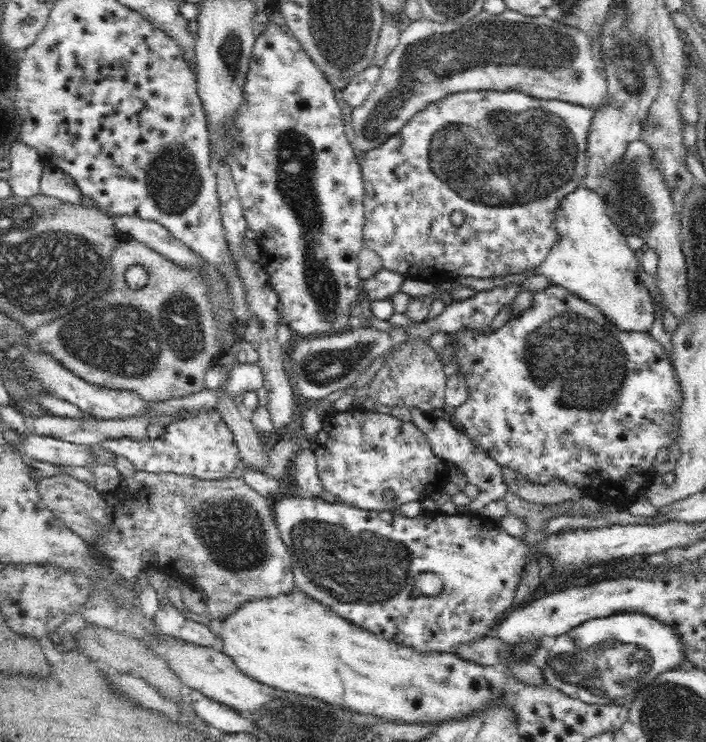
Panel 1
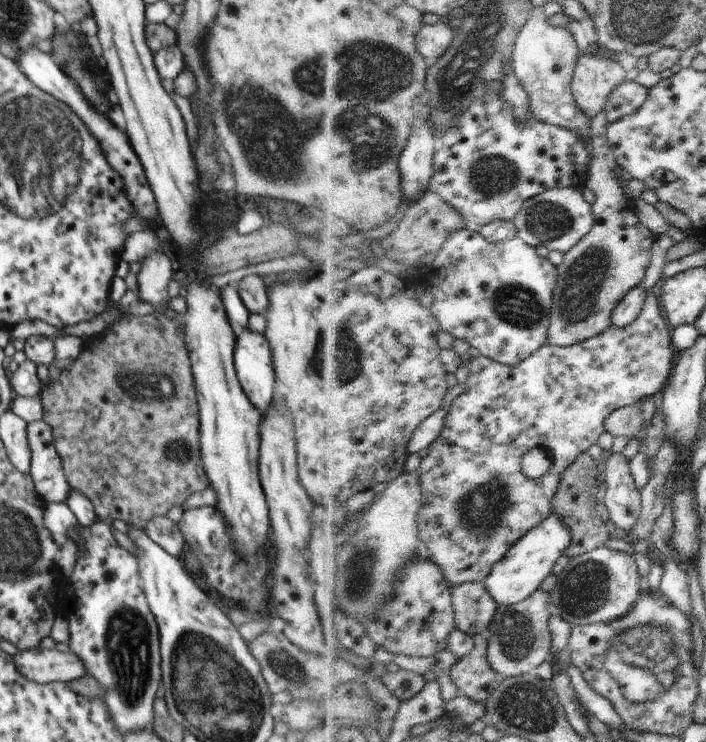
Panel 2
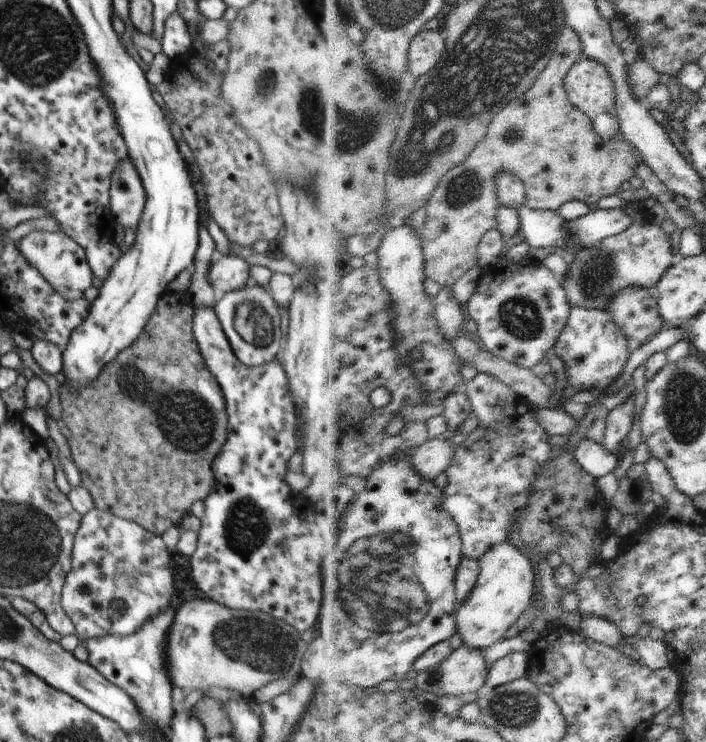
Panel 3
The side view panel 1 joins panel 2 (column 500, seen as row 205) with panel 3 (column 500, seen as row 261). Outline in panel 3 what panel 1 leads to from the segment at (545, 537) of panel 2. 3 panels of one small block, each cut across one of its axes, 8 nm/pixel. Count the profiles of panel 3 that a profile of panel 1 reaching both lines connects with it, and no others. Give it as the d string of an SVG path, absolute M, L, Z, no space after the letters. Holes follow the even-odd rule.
M510 542L496 546L480 562L483 572L478 587L470 599L459 607L458 633L462 636L464 645L485 651L503 641L506 632L516 625L528 606L533 604L538 572L534 569L532 556L524 554Z

